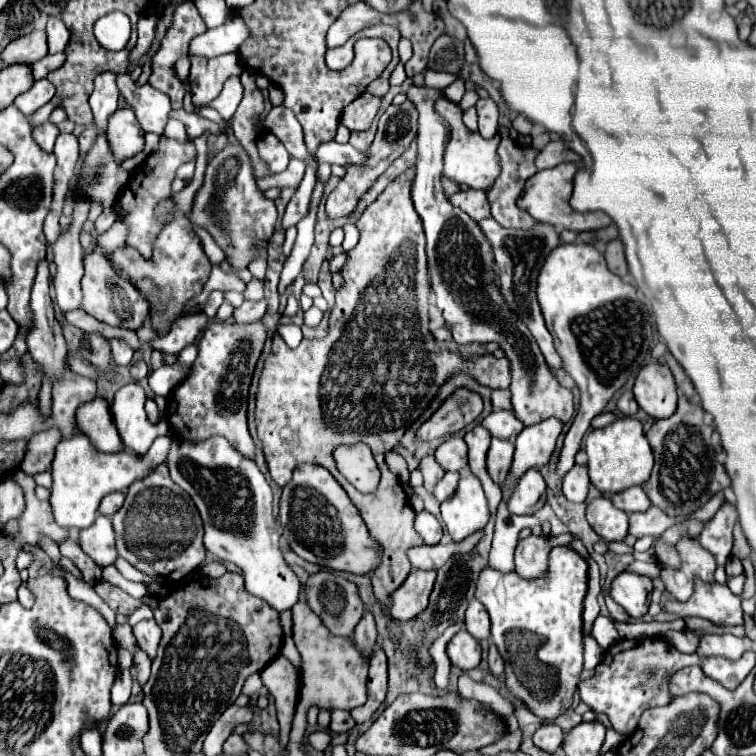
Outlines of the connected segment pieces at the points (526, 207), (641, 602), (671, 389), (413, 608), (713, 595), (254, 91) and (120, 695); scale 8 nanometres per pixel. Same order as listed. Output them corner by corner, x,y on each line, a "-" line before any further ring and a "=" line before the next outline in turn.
563,163
563,165
557,165
553,169
537,171
525,183
523,193
517,199
517,205
523,211
527,211
533,219
537,219
541,223
555,225
555,227
563,227
563,229
577,231
577,233
581,233
581,231
595,231
595,229
607,227
611,223
611,219
605,213
601,213
601,211
595,211
595,213
577,213
577,211
571,209
569,197
571,197
571,185
573,185
575,173
577,173
577,165
575,163
=
621,571
611,583
611,597
619,603
633,619
639,619
649,609
649,593
653,581
633,571
=
645,365
635,377
633,393
639,407
655,419
671,417
677,409
677,389
667,365
=
411,569
403,585
391,593
391,617
397,621
409,621
427,609
429,595
433,591
435,571
=
695,585
695,597
685,603
667,601
665,611
681,619
701,617
715,625
743,625
741,599
729,591
727,585
=
245,69
241,73
241,83
245,87
245,93
243,93
243,99
241,99
235,115
231,117
231,129
237,137
237,141
247,149
247,153
251,153
255,177
263,177
269,173
267,173
267,169
263,169
263,165
259,165
259,161
255,161
255,137
257,137
255,121
263,113
263,95
255,85
255,73
251,69
=
123,669
121,673
119,673
119,677
115,679
115,685
113,685
113,689
111,689
111,701
113,701
113,705
125,705
127,701
129,701
129,697
131,697
131,673
129,673
129,669

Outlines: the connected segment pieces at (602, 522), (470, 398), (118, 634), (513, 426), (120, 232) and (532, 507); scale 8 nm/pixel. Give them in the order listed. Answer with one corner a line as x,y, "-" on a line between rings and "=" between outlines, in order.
605,495
587,503
587,521
605,541
623,541
627,535
627,513
617,509
=
467,389
455,391
441,407
433,413
433,417
421,425
417,431
423,441
437,439
443,435
453,435
473,423
483,411
483,401
477,393
=
127,623
117,625
117,629
115,629
113,635
115,635
115,643
117,643
117,647
125,647
127,651
131,651
131,655
135,655
135,649
137,649
139,645
137,645
135,635
131,633
131,627
129,627
=
501,409
501,411
493,411
489,413
481,425
493,435
493,437
499,437
499,439
513,439
517,437
521,431
523,431
523,421
519,421
515,417
515,413
511,409
=
117,221
107,233
103,233
97,241
99,241
99,247
101,247
101,253
105,257
109,257
109,253
113,253
115,249
123,247
123,241
125,241
125,235
127,235
127,229
123,229
123,223
=
529,469
517,479
517,485
513,487
507,499
507,509
513,515
533,515
543,495
545,495
545,481
541,473
537,469

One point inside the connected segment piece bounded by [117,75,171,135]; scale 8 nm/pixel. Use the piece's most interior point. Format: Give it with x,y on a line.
152,109

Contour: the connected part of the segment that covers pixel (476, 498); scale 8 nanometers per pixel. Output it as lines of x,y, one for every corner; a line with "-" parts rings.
463,473
455,495
441,503
441,519
453,541
461,541
487,525
487,497
473,473

